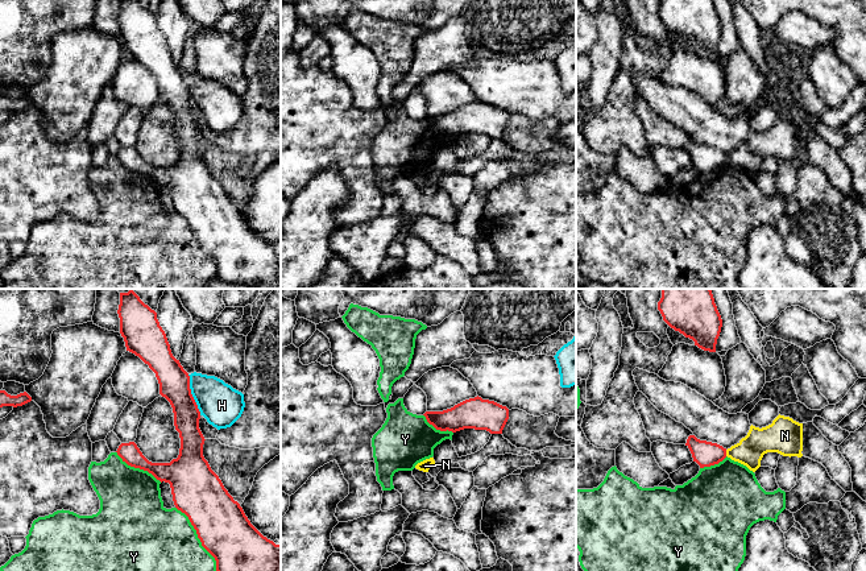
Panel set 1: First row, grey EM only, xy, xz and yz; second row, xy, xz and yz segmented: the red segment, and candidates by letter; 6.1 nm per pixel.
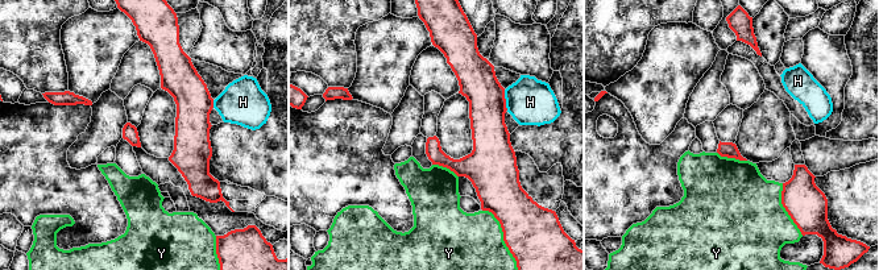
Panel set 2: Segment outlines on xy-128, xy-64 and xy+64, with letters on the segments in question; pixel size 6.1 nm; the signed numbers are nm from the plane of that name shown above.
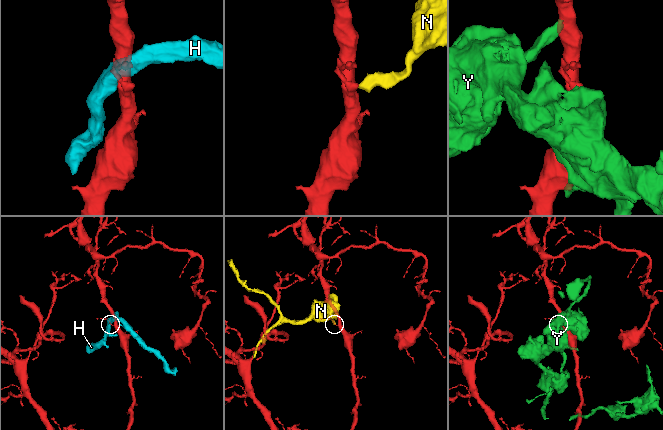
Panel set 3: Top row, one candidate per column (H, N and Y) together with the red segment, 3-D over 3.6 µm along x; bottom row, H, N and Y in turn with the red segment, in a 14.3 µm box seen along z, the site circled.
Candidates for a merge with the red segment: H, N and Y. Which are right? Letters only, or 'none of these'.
none of these

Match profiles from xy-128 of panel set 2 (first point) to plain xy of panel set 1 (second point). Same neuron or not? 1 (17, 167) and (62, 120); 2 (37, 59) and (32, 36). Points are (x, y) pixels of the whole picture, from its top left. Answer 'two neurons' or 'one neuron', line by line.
1: two neurons
2: one neuron

